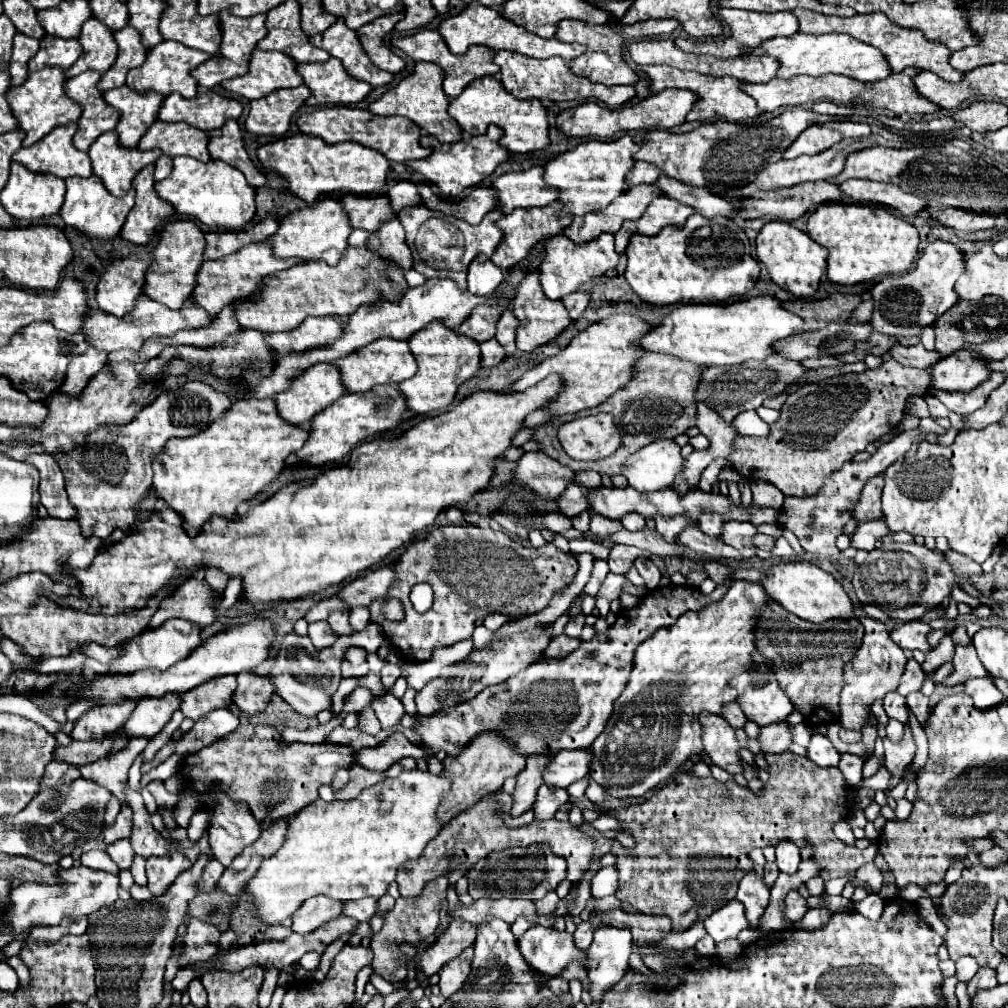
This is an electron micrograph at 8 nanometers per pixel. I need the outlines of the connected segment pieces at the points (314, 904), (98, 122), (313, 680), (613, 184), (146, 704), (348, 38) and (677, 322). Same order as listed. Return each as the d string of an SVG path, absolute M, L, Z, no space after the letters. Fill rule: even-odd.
M325 895L311 897L293 915L291 931L299 933L299 935L313 933L313 929L321 927L325 921L331 921L331 919L339 917L341 915L341 907L343 907L341 901L333 901L333 899L325 897Z
M85 71L77 77L71 77L65 85L67 95L71 95L71 99L83 107L83 115L79 119L79 133L87 139L99 137L101 133L115 129L117 117L121 117L117 109L109 109L109 105L105 105L103 93L97 89L99 79L101 73Z
M291 631L289 635L283 637L283 645L277 653L277 669L269 673L275 685L275 693L283 701L287 701L297 713L305 717L317 717L319 711L331 707L331 697L337 691L337 685L341 681L341 661L343 661L345 647L349 647L349 643L343 637L335 643L333 649L325 649L325 651L315 649L313 651L309 637L299 637L295 631ZM295 643L303 643L305 647L297 651Z
M629 135L617 141L583 141L575 149L551 159L545 165L543 179L549 187L559 189L561 195L565 197L565 201L561 201L565 213L571 215L597 213L627 189L625 175L633 167L633 155L637 151L639 145L635 145Z
M165 695L165 697L143 697L137 701L137 707L129 721L125 723L125 729L129 737L155 737L169 721L171 715L179 709L179 695Z
M337 21L335 25L331 25L325 33L313 35L311 43L315 47L325 49L331 57L337 57L339 61L343 61L345 69L361 81L371 83L373 87L379 85L387 85L393 81L393 73L387 73L383 69L377 69L369 57L365 57L365 51L361 49L361 43L357 41L357 31L349 29L345 25L345 21Z
M761 295L731 305L681 305L661 319L637 345L645 351L675 355L693 365L737 365L749 359L765 359L773 355L771 345L793 335L803 319L781 307L775 297Z

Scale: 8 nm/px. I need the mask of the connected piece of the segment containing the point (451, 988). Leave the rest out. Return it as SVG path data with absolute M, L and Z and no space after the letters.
M473 947L465 949L457 959L449 961L441 971L439 971L439 987L441 995L451 997L453 993L461 991L467 985L467 977L471 975L471 961L473 961Z

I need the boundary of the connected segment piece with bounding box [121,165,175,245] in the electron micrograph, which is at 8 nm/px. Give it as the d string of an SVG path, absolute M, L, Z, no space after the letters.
M147 165L133 179L133 189L137 193L135 205L127 215L121 237L131 243L145 245L153 239L159 225L163 225L175 213L175 209L167 201L161 201L161 197L157 197L153 165Z

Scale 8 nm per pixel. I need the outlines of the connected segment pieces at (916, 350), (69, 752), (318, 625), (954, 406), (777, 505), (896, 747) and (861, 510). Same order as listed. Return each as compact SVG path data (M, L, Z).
M895 343L889 351L889 357L893 357L895 361L909 365L909 367L921 367L921 369L929 369L931 365L935 365L941 357L937 351L927 351L923 345L913 345L913 347L903 347L899 343Z
M111 737L105 739L93 739L91 741L72 742L70 745L57 747L53 757L61 757L61 761L69 761L71 765L87 765L93 761L99 761L107 757L113 741Z
M315 621L315 623L309 623L309 637L313 641L313 645L317 649L325 649L325 647L331 647L333 643L329 643L329 635L335 635L329 627L327 621Z
M993 371L991 377L977 385L977 389L971 389L971 391L965 391L965 393L945 393L945 391L933 391L933 395L953 413L959 413L959 415L969 415L977 409L981 409L989 397L989 393L993 389L997 389L1003 381L1005 381L1007 373L999 373L999 371Z
M751 481L751 489L753 489L753 502L757 507L781 509L785 495L775 485L769 485L765 481Z
M905 727L905 735L899 743L891 743L887 737L883 739L883 743L885 743L885 767L891 773L891 781L887 787L887 795L889 795L889 791L899 785L905 767L913 761L915 743L911 741L911 729L909 727Z
M875 477L865 485L859 503L853 509L853 517L857 521L871 521L871 519L881 519L881 489L883 489L883 479Z

